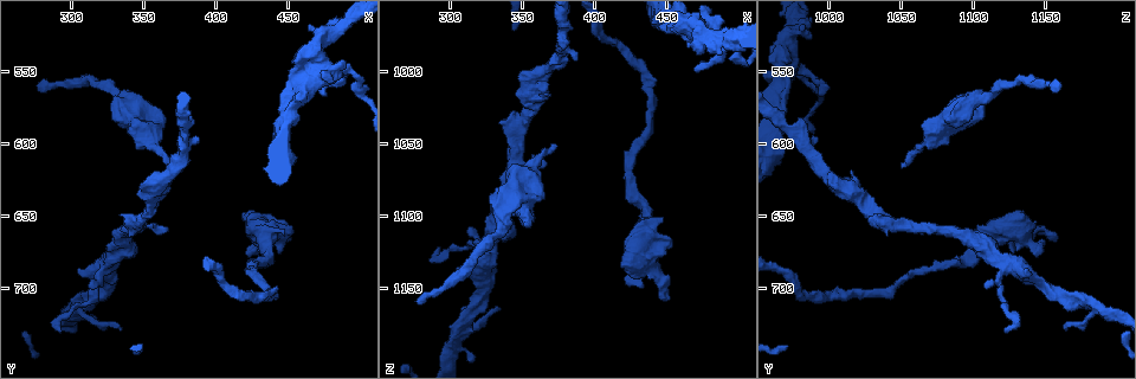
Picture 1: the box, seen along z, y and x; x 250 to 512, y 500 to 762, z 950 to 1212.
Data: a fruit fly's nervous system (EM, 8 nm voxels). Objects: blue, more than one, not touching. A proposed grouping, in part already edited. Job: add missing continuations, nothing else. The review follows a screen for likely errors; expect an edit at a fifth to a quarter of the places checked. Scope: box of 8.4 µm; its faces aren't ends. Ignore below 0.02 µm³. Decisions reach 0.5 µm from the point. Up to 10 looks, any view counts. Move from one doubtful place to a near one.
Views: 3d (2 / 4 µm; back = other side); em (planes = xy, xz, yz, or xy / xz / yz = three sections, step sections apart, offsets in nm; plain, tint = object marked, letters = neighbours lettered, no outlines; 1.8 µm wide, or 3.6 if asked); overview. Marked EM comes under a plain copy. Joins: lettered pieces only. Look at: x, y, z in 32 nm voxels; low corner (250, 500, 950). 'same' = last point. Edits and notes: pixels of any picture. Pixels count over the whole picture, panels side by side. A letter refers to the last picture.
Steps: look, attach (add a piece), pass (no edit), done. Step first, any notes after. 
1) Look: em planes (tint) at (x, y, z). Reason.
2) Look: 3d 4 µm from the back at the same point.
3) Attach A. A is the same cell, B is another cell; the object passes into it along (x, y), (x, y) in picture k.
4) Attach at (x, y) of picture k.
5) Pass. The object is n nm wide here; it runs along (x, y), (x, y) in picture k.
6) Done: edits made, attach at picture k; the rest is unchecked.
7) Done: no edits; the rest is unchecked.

Look: 3d 2 µm from the back at (278, 562, 1160). Free end.

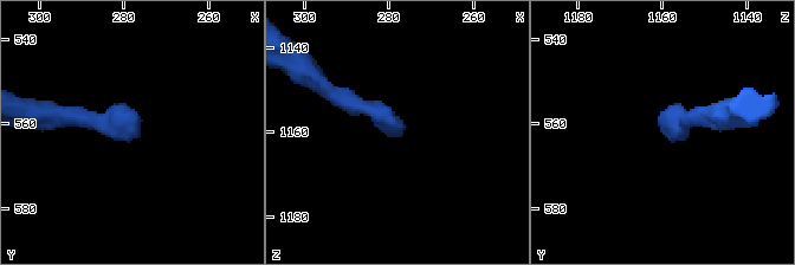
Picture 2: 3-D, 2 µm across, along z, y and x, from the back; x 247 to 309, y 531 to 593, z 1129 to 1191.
Look: em 3.6 µm planes (letters) at (277, 562, 1159). Need the tissue.

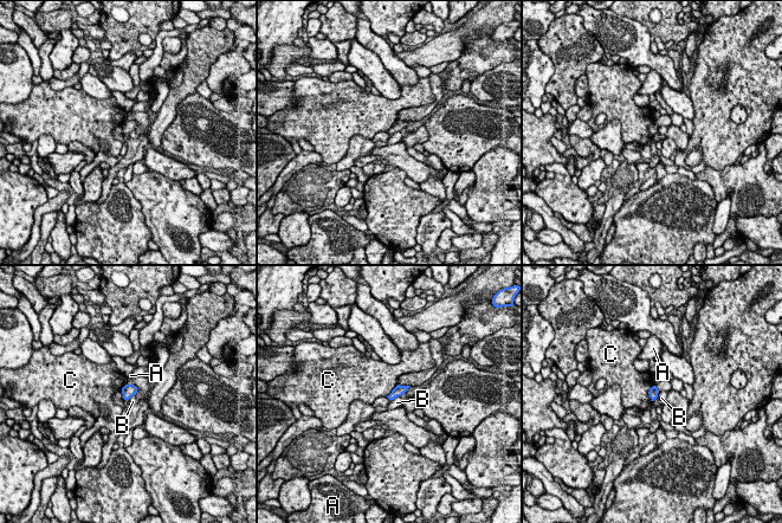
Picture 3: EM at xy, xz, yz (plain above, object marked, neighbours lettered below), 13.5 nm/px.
Pass. The object is 130 nm wide here; the longest contact is with C, 240 nm; A, B and C are other cells; no lettered piece goes on from it.

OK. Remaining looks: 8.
Look: em planes (letters) at (374, 614, 1050).

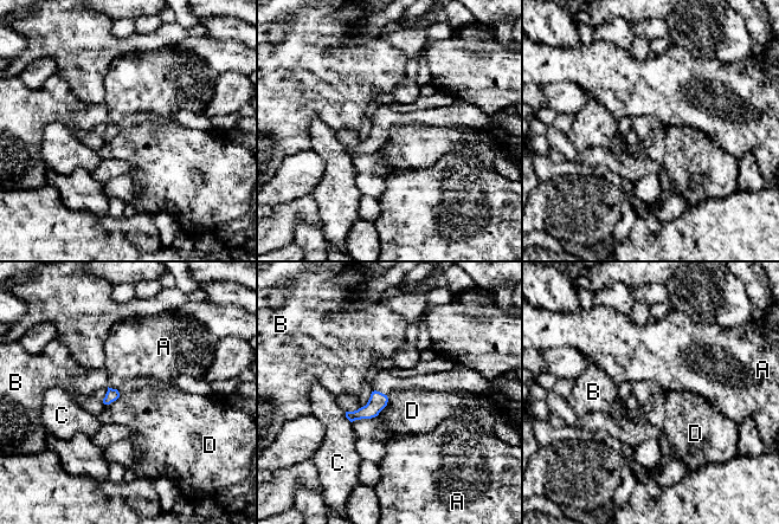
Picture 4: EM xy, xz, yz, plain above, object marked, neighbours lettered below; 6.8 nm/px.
Pass. A, B, C and D are other cells; no lettered piece goes on from it.

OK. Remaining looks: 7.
Look: 3d 4 µm at (476, 568, 994). Free end.

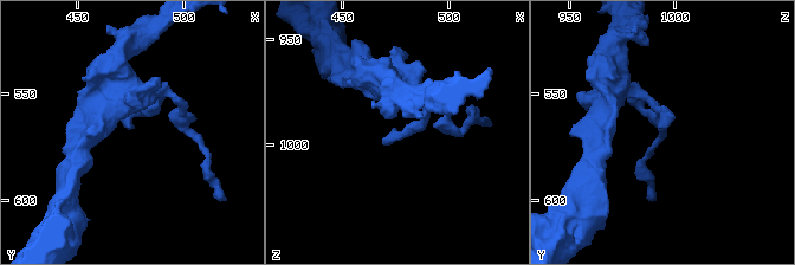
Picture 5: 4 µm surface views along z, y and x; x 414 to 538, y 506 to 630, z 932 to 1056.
Look: em xy step 16 (letters) at (476, 567, 993). Need the tissue.

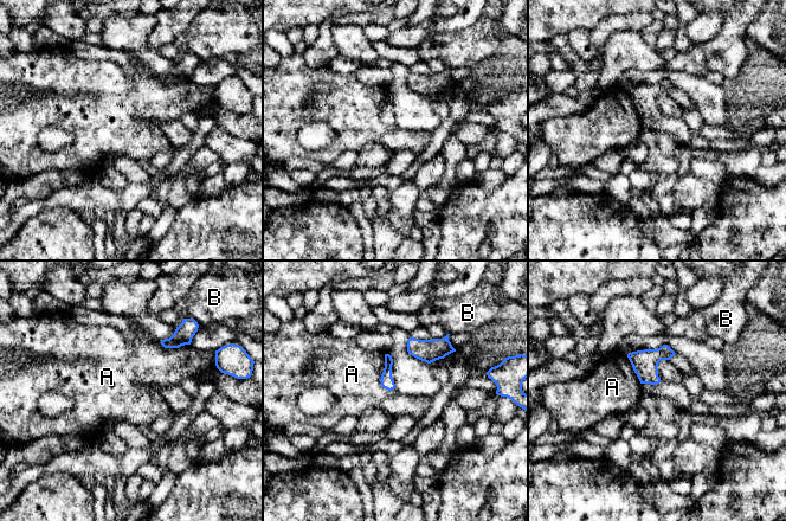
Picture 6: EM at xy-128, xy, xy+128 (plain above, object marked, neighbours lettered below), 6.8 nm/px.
Pass. A and B are other cells; no lettered piece goes on from it.

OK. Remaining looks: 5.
Look: 3d 4 µm at (450, 664, 1158). An open end.

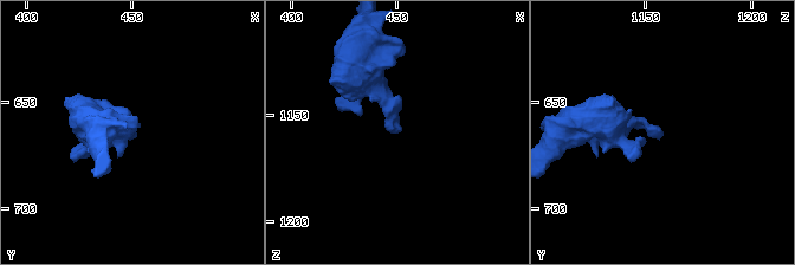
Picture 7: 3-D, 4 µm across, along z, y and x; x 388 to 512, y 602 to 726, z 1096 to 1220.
Look: em planes (tint) at (451, 664, 1158). Now the EM.

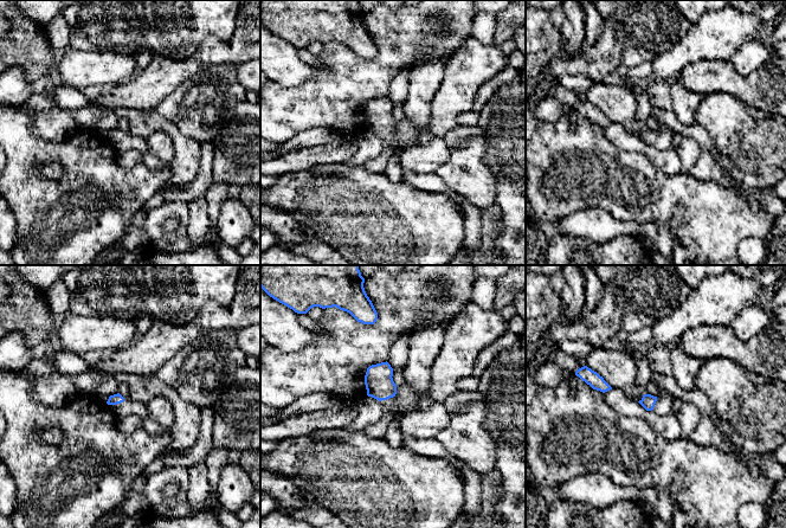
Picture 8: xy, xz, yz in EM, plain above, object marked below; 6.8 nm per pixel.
Look: em planes (letters) at the same point.

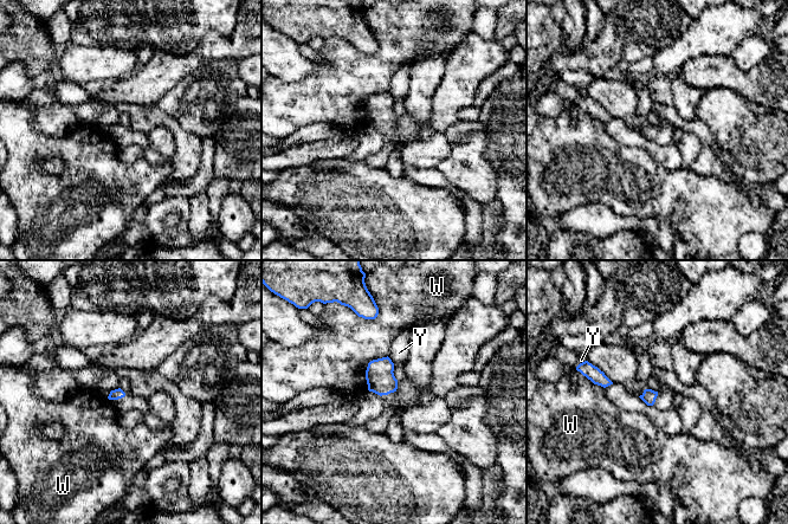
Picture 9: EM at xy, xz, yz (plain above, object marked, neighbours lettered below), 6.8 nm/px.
Pass. W and Y are other cells; a border runs along (387, 356), (394, 364) in picture 9; no lettered piece goes on from it.

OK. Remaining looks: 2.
Done: no edits; the rest is unchecked.

